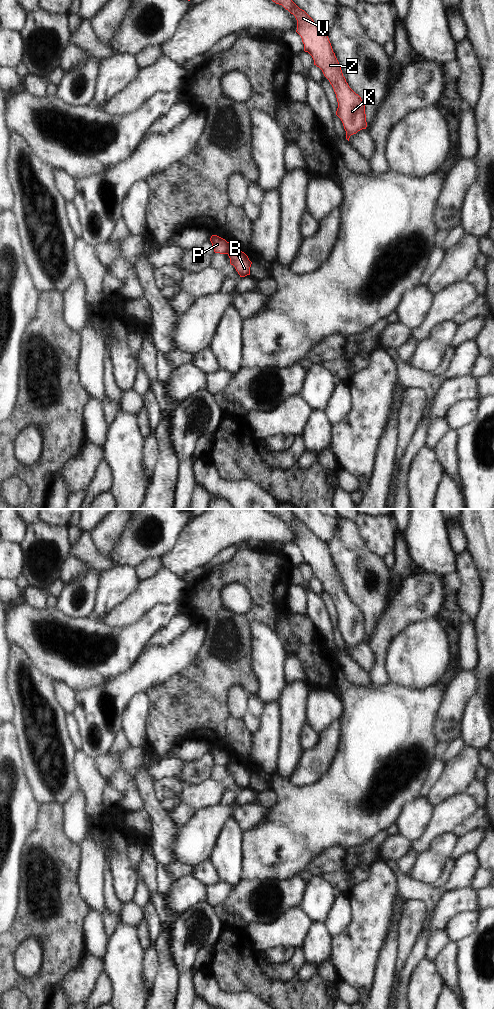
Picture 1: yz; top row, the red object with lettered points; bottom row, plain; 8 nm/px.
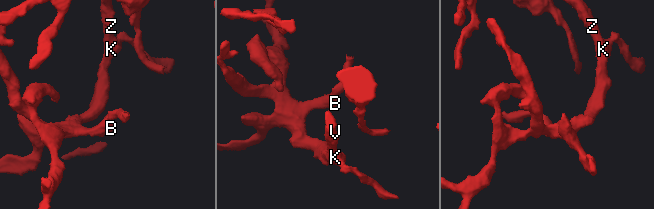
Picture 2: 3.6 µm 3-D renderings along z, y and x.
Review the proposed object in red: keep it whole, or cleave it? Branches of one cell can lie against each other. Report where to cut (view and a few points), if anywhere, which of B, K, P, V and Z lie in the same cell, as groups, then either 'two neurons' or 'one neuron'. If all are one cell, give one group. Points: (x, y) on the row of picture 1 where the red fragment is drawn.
cut yz (231, 245), (227, 253); groups B K V Z / P; two neurons

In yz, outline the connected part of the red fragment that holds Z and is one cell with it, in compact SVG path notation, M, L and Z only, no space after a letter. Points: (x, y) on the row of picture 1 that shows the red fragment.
M292 0L272 1L282 5L295 16L296 32L302 38L304 51L312 56L314 65L322 70L334 89L338 102L336 115L341 119L346 131L346 139L349 141L351 135L367 127L365 105L361 97L346 82L326 30L317 25Z

